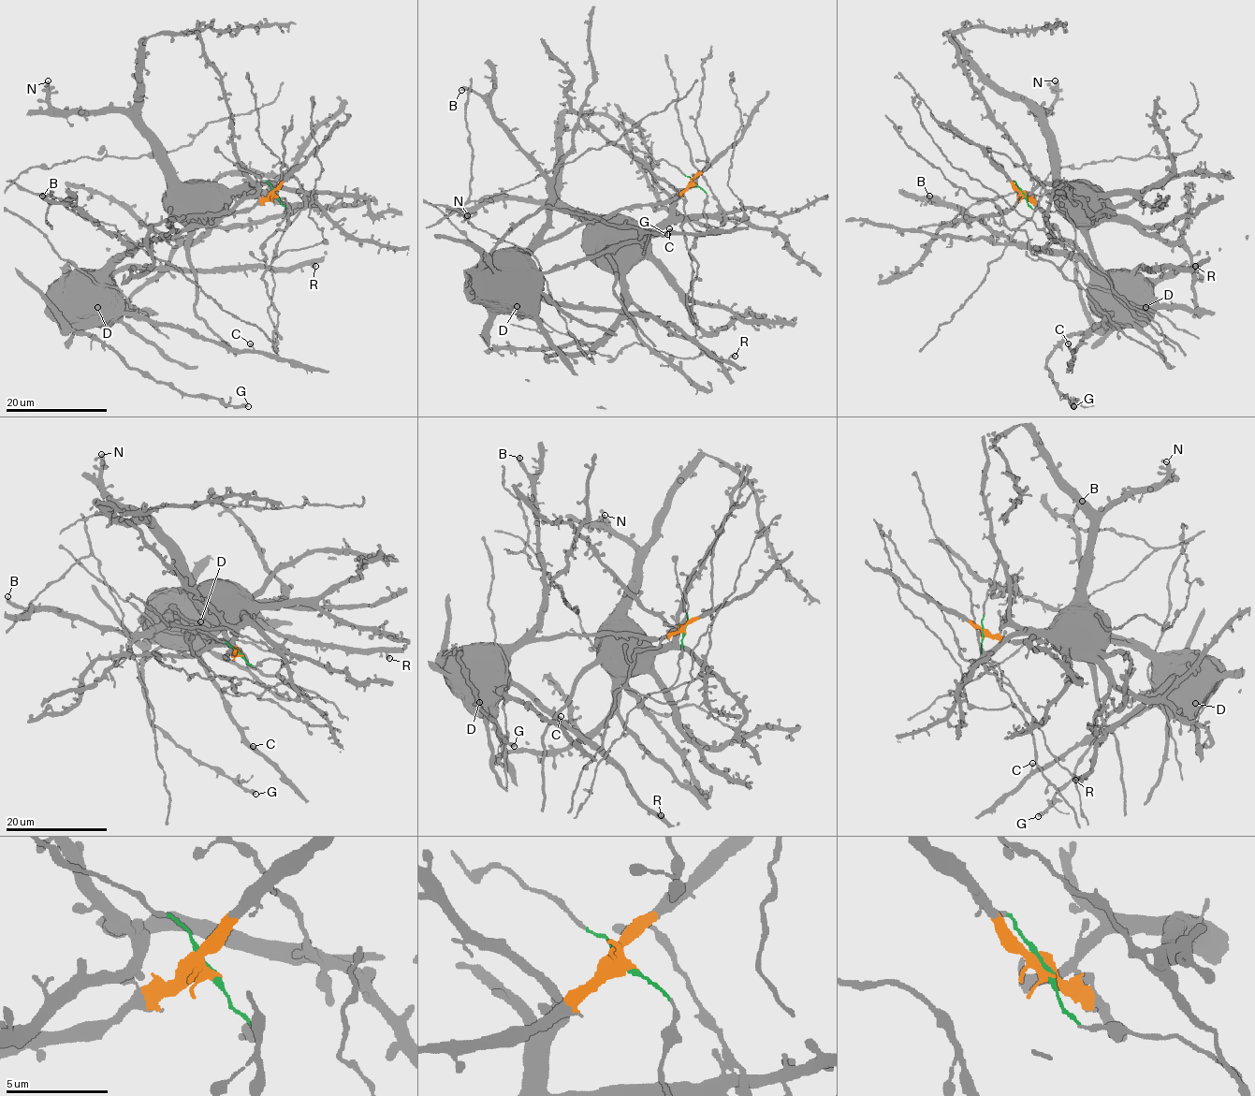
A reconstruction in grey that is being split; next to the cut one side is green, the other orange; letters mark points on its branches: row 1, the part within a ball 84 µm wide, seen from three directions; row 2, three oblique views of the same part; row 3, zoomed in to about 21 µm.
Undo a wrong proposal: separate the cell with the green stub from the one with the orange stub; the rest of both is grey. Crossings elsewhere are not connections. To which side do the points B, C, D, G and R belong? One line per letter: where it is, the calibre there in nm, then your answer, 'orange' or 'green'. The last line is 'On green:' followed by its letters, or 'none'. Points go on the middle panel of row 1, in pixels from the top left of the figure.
B: (461, 90) | 440 nm | orange
C: (669, 228) | 340 nm | orange
D: (517, 306) | 400 nm | orange
G: (667, 234) | 440 nm | orange
R: (735, 356) | 480 nm | orange
On green: none

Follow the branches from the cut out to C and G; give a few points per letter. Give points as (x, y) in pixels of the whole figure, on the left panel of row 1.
C: (275, 194), (148, 241), (108, 274), (108, 289), (122, 313), (231, 348), (253, 348), (249, 343)
G: (275, 194), (132, 249), (66, 321), (156, 381), (248, 406)

